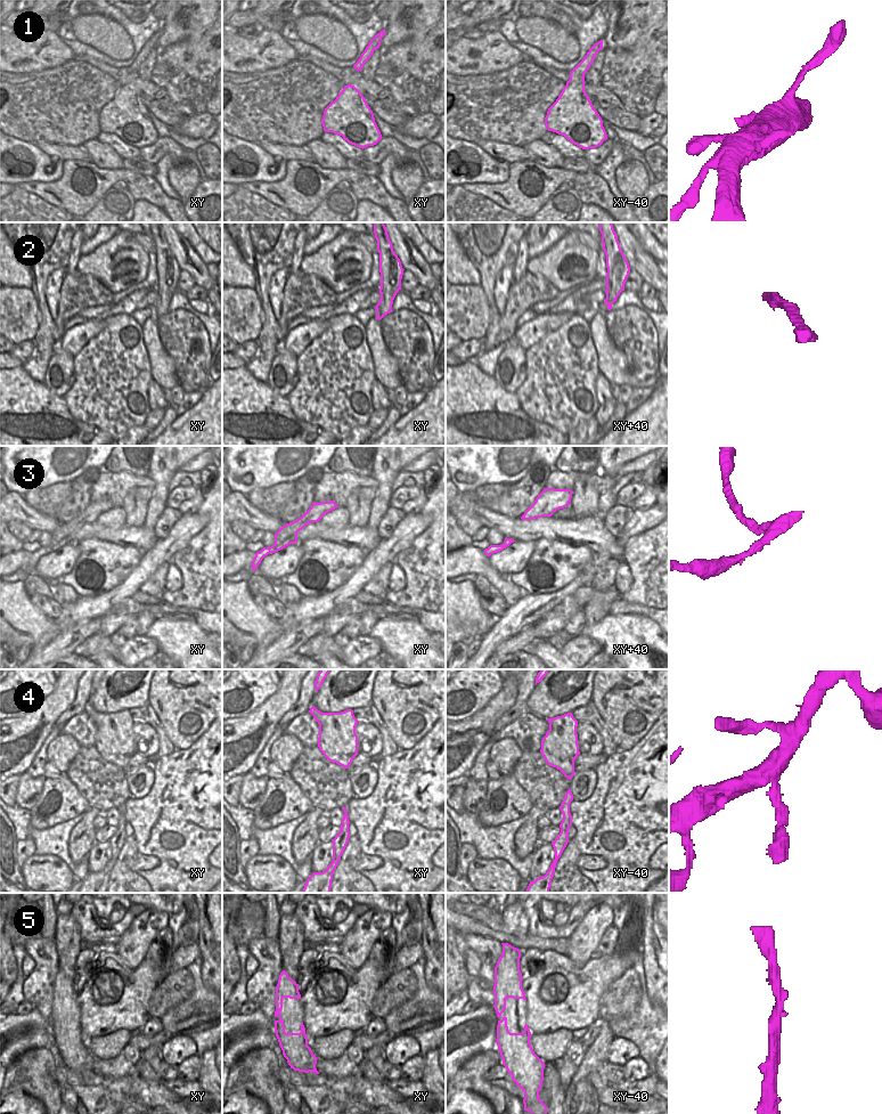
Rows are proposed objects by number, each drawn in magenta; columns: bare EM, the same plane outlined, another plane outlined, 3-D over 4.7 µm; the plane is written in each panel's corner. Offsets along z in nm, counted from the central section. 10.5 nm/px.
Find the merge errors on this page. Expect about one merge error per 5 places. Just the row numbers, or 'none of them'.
none of them

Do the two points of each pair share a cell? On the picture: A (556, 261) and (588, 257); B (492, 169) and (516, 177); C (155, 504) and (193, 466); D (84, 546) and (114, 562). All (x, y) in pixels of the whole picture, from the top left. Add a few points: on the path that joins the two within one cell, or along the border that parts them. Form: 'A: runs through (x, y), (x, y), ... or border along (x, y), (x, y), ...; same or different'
A: runs through (564, 255), (571, 252), (580, 254); same
B: border along (509, 163), (506, 180), (496, 184), (482, 183); different
C: border along (194, 457), (178, 470); different
D: runs through (91, 549), (95, 549), (107, 561); same

